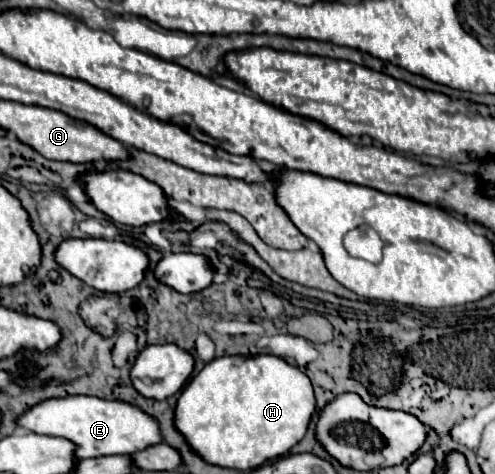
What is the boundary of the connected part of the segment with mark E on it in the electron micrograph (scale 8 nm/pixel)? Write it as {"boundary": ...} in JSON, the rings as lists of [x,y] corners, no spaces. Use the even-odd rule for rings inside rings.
{"boundary":[[[64,396],[64,398],[42,400],[42,402],[34,404],[32,408],[28,408],[26,412],[22,412],[16,418],[16,426],[32,430],[36,434],[60,436],[60,438],[70,440],[76,446],[74,456],[78,456],[78,458],[96,458],[96,456],[112,456],[112,454],[128,456],[128,454],[134,454],[142,448],[162,442],[158,422],[152,416],[148,416],[146,412],[142,412],[140,408],[136,408],[132,404],[126,404],[120,400],[102,400],[102,398],[94,398],[94,396]]]}

